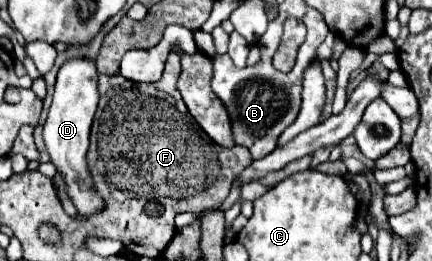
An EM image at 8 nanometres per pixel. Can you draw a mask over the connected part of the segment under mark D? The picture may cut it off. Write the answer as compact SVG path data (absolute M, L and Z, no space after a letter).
M85 57L69 59L61 65L57 73L53 103L49 107L47 121L43 125L43 139L51 155L51 163L65 177L69 197L73 199L77 211L85 217L93 215L95 211L103 207L103 199L93 189L93 181L91 181L87 161L85 161L85 153L89 147L89 129L93 123L93 115L97 111L97 101L99 101L99 91L97 91L95 61L85 59Z

